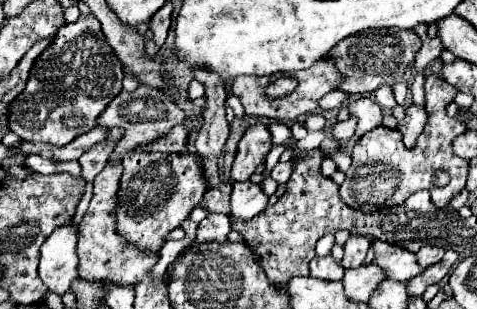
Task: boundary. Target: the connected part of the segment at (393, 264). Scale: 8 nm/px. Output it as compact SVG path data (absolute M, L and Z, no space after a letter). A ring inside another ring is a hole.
M373 241L373 247L375 247L375 261L387 271L389 279L405 283L423 273L423 267L415 261L415 255L411 251L383 241Z

